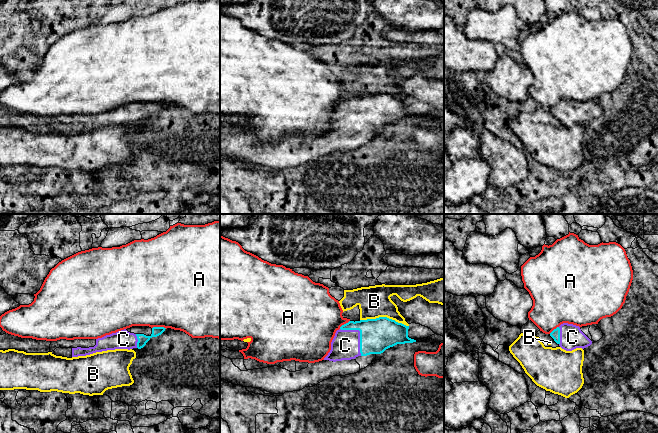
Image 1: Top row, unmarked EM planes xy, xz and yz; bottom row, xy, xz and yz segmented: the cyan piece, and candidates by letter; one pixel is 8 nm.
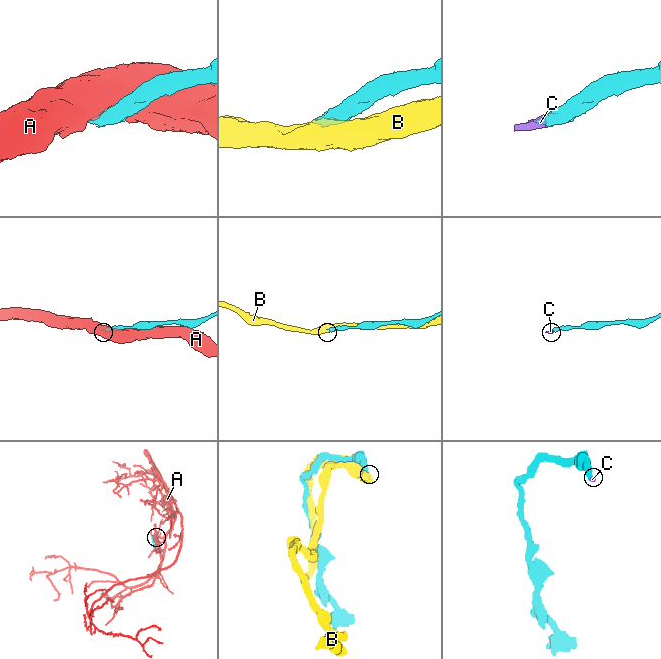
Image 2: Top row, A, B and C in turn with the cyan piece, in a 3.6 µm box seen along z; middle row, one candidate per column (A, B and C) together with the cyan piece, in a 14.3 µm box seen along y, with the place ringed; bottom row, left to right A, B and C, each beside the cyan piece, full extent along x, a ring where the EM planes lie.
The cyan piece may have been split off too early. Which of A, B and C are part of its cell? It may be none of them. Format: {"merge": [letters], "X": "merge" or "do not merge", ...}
{"merge": ["C"], "A": "do not merge", "B": "do not merge", "C": "merge"}

